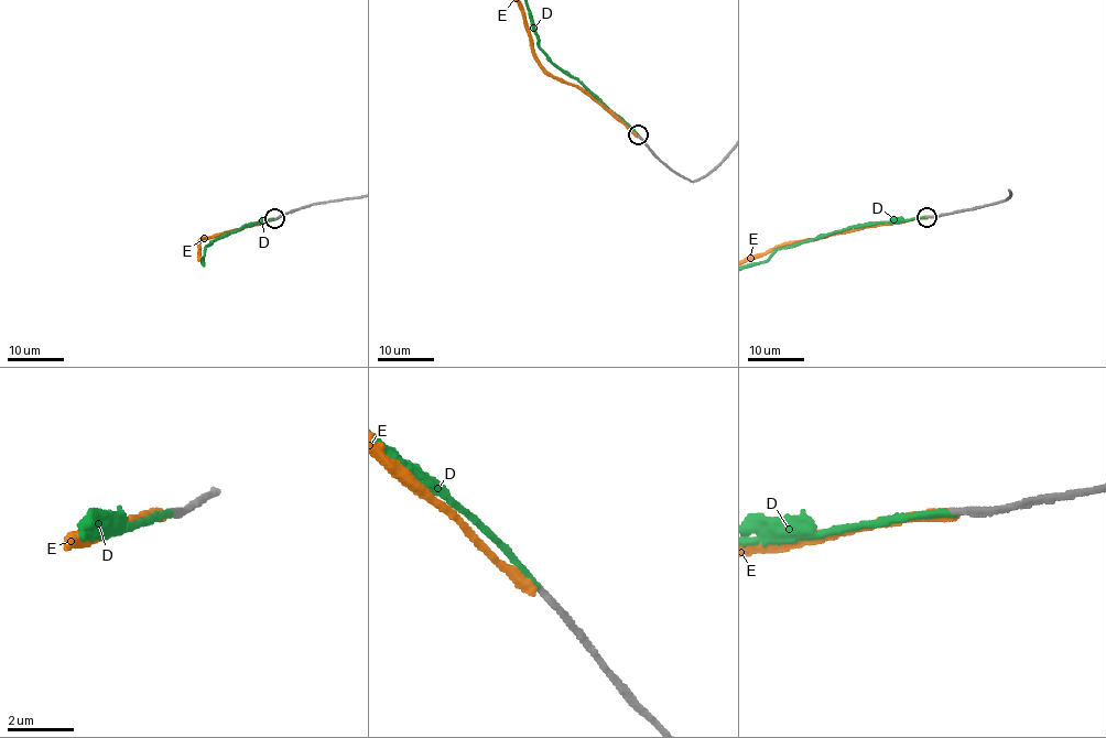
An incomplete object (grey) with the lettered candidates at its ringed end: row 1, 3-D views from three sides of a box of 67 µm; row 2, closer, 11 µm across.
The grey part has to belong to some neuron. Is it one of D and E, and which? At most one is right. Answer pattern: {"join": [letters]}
{"join": ["D"]}

